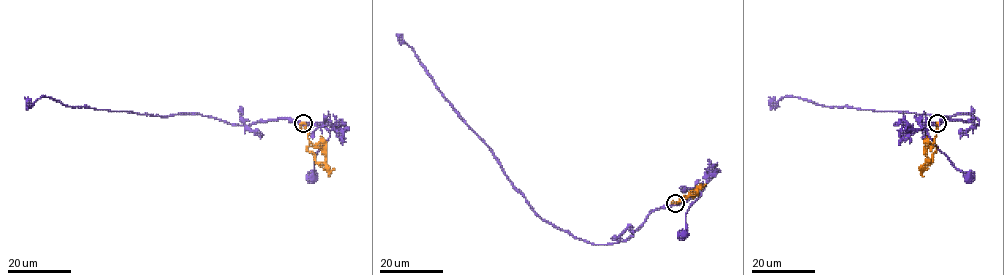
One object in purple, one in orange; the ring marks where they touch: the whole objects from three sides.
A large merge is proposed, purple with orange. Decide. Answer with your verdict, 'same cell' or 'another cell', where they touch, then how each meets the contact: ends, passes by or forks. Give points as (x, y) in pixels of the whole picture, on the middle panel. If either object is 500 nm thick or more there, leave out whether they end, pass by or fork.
another cell | (675, 203)

